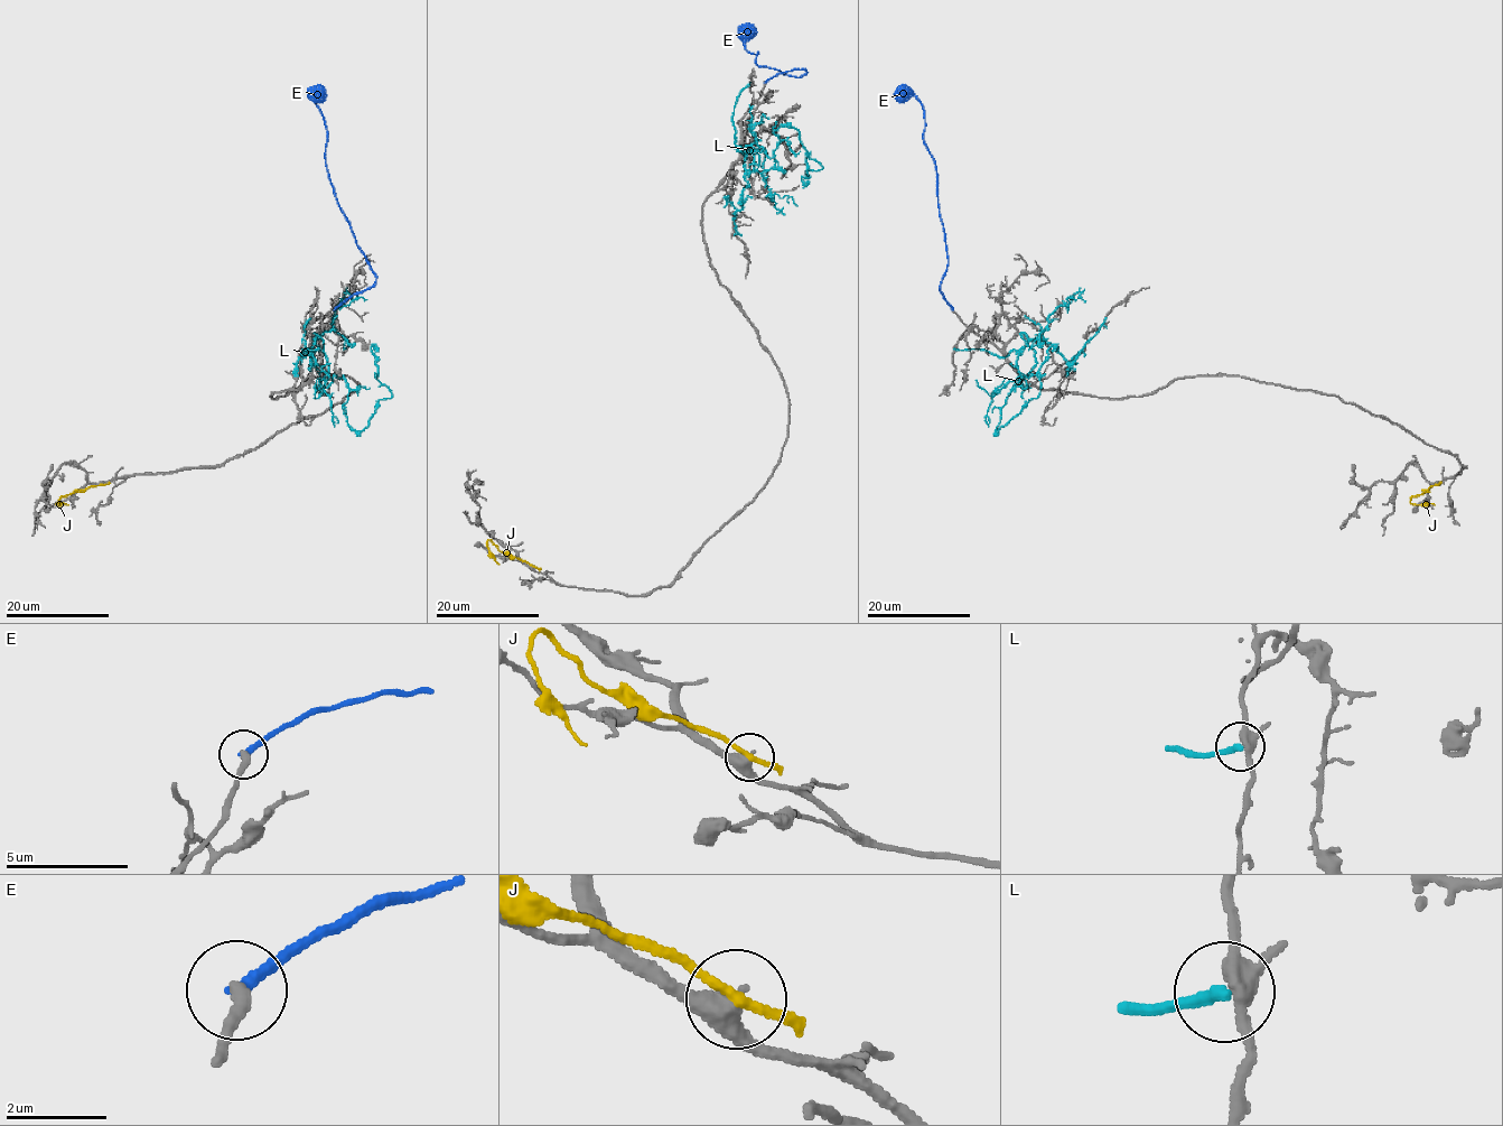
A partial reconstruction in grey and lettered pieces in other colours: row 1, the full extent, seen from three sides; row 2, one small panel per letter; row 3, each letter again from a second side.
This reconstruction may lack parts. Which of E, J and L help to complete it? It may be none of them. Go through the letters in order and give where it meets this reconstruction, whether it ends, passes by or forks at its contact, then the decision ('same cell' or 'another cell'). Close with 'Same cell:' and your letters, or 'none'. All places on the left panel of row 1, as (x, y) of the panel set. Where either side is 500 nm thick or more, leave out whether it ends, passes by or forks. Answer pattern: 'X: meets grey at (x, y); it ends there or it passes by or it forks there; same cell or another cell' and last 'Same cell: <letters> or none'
E: meets grey at (334, 309); it ends there; another cell
J: meets grey at (102, 485); it passes by; another cell
L: meets grey at (319, 349); it ends there; another cell
Same cell: none

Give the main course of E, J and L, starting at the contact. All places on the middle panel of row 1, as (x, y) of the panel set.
E: (765, 82), (780, 73), (806, 72), (789, 76), (758, 65), (757, 53), (744, 44), (749, 22)
J: (533, 567), (505, 555), (488, 539), (488, 554), (498, 564)
L: (749, 84), (734, 109), (735, 143), (772, 158), (774, 130), (793, 127), (822, 167), (808, 168), (809, 182)

